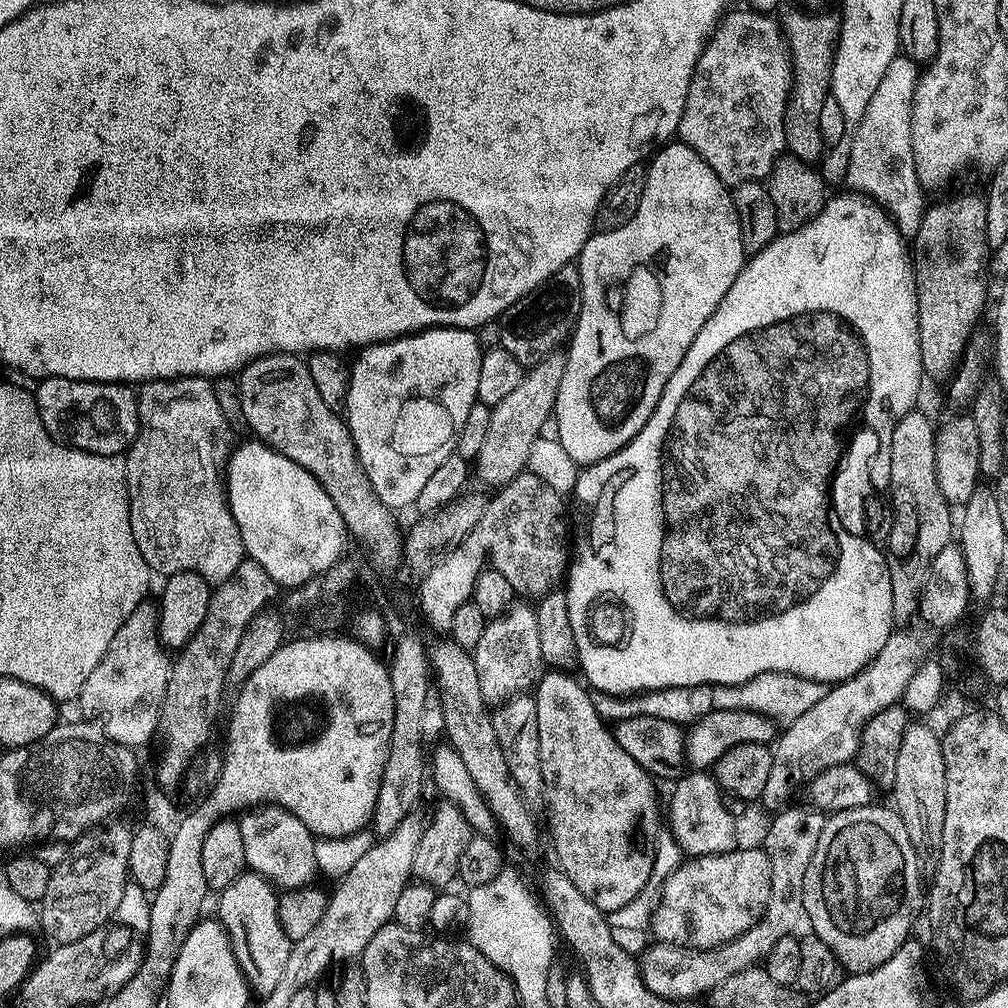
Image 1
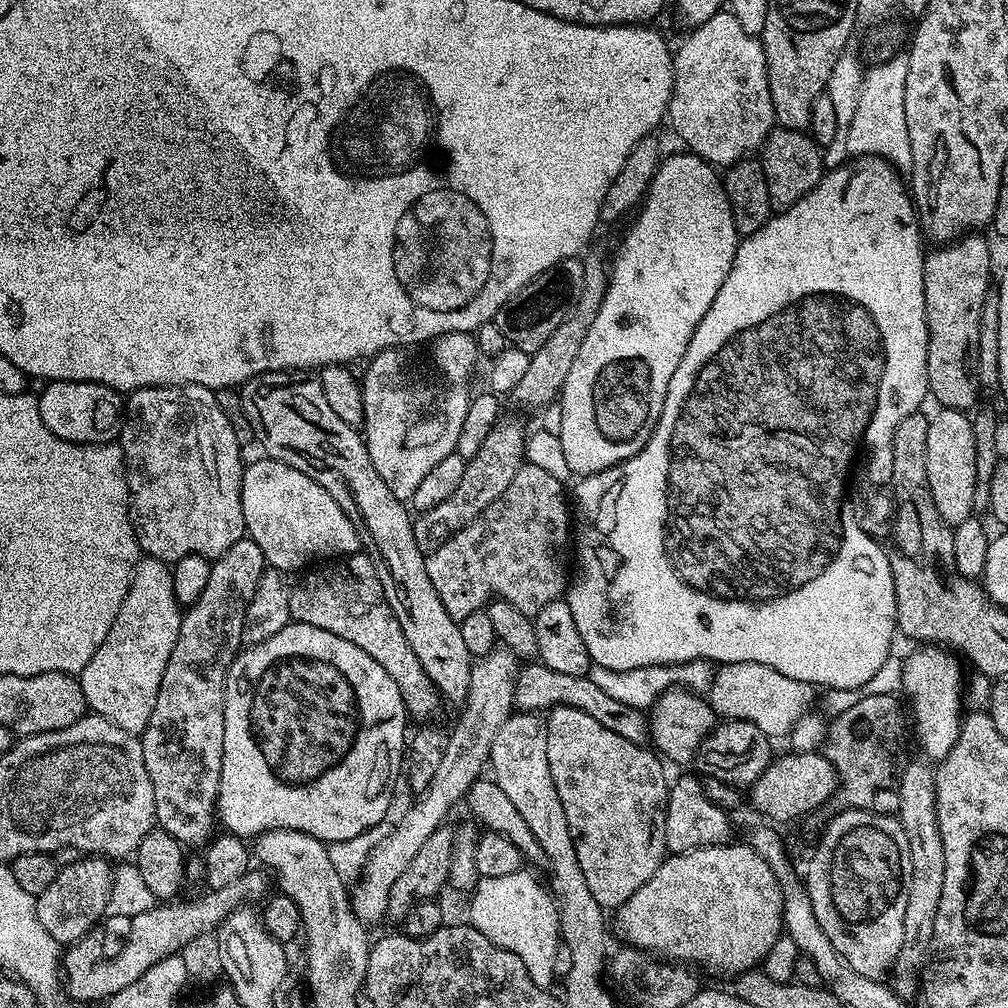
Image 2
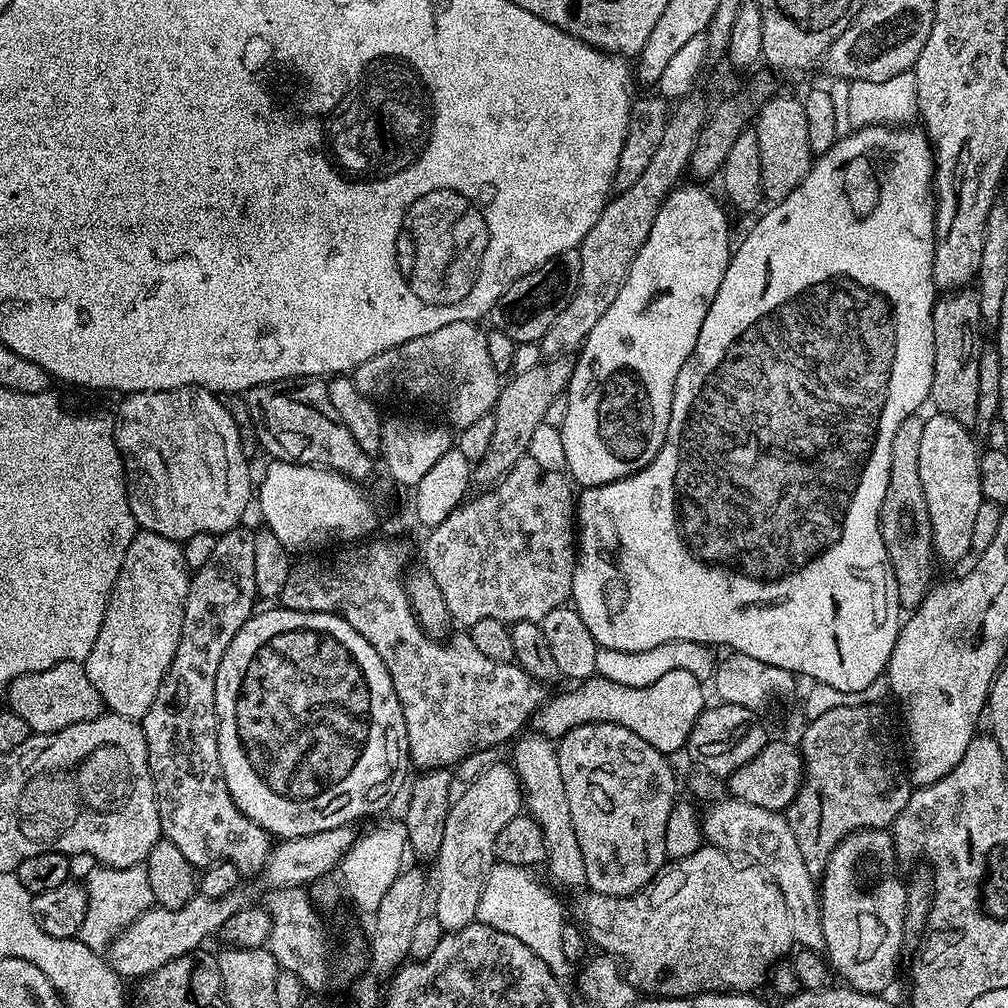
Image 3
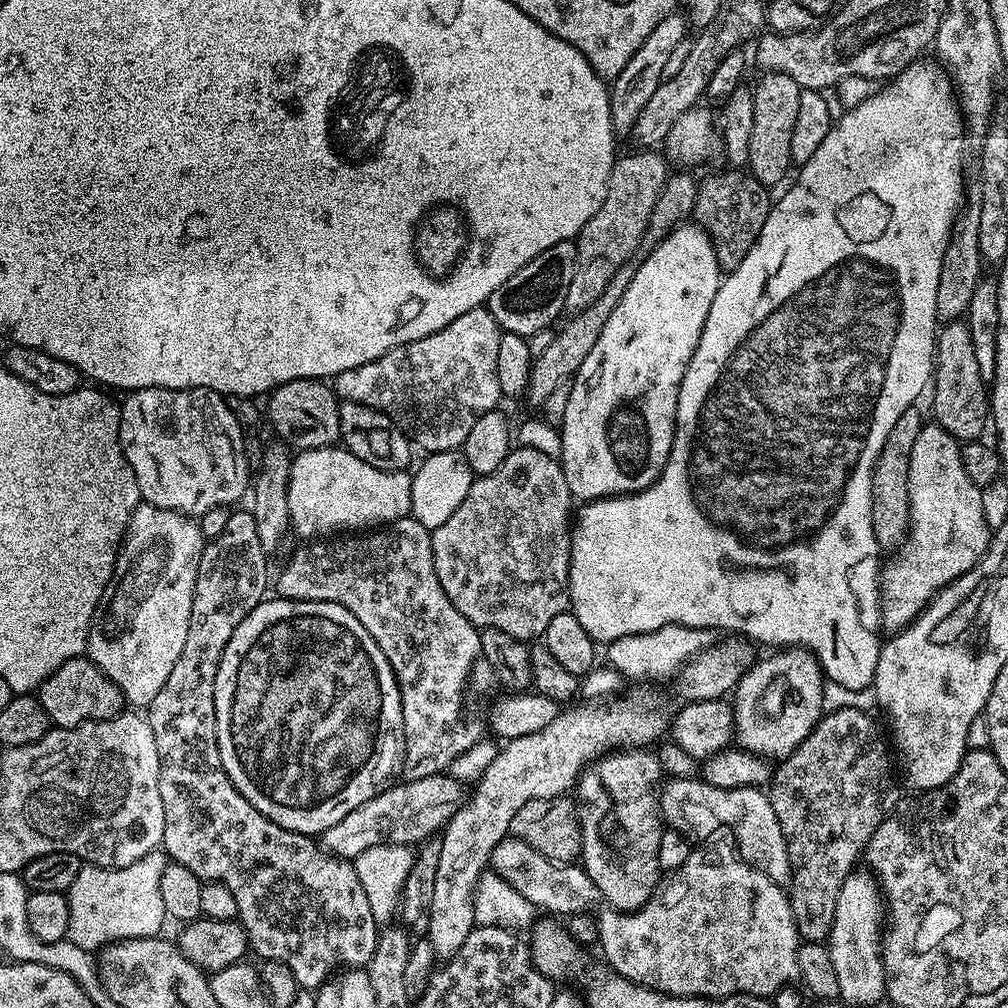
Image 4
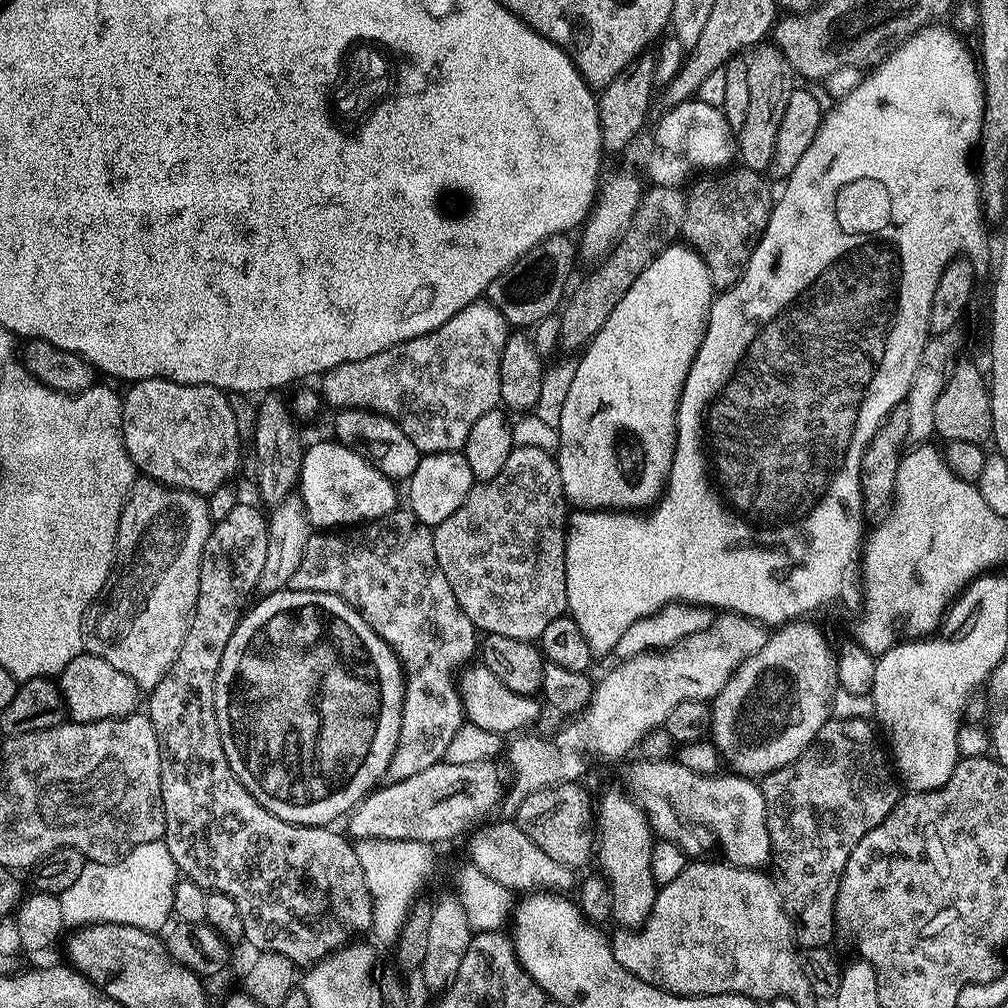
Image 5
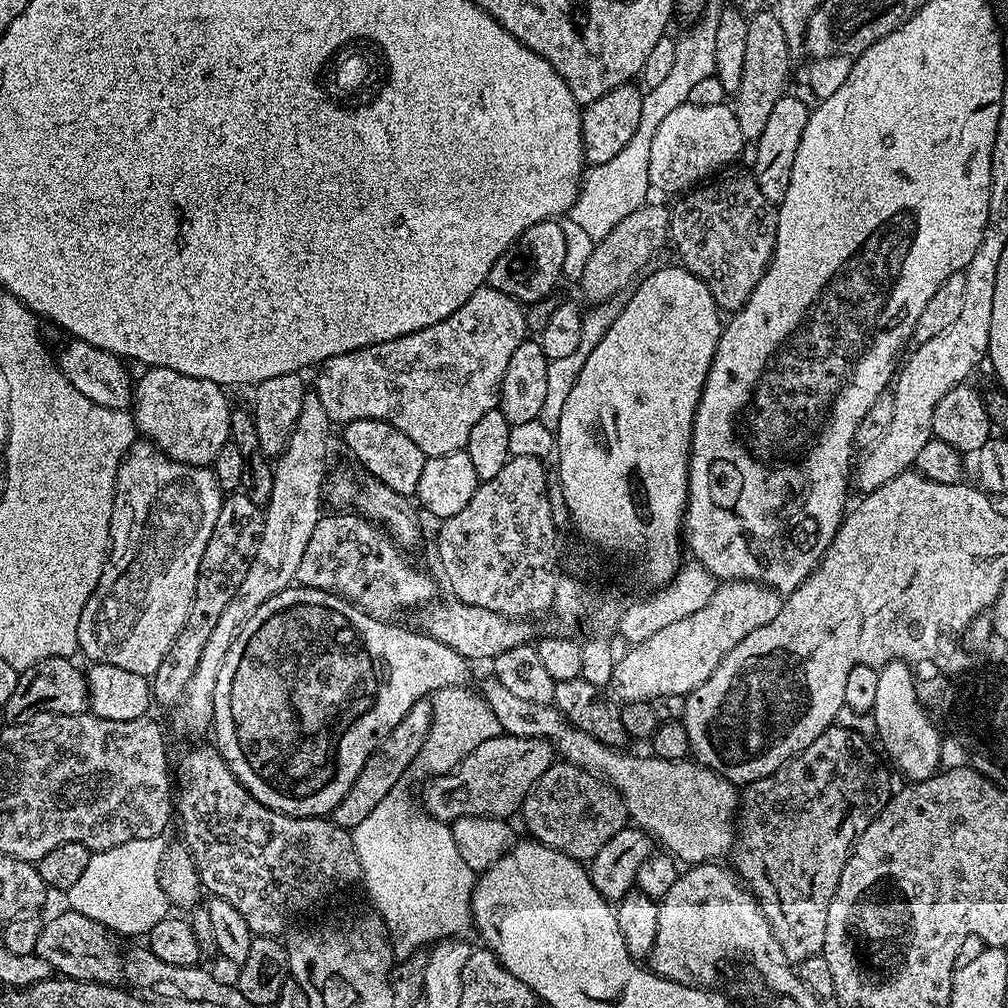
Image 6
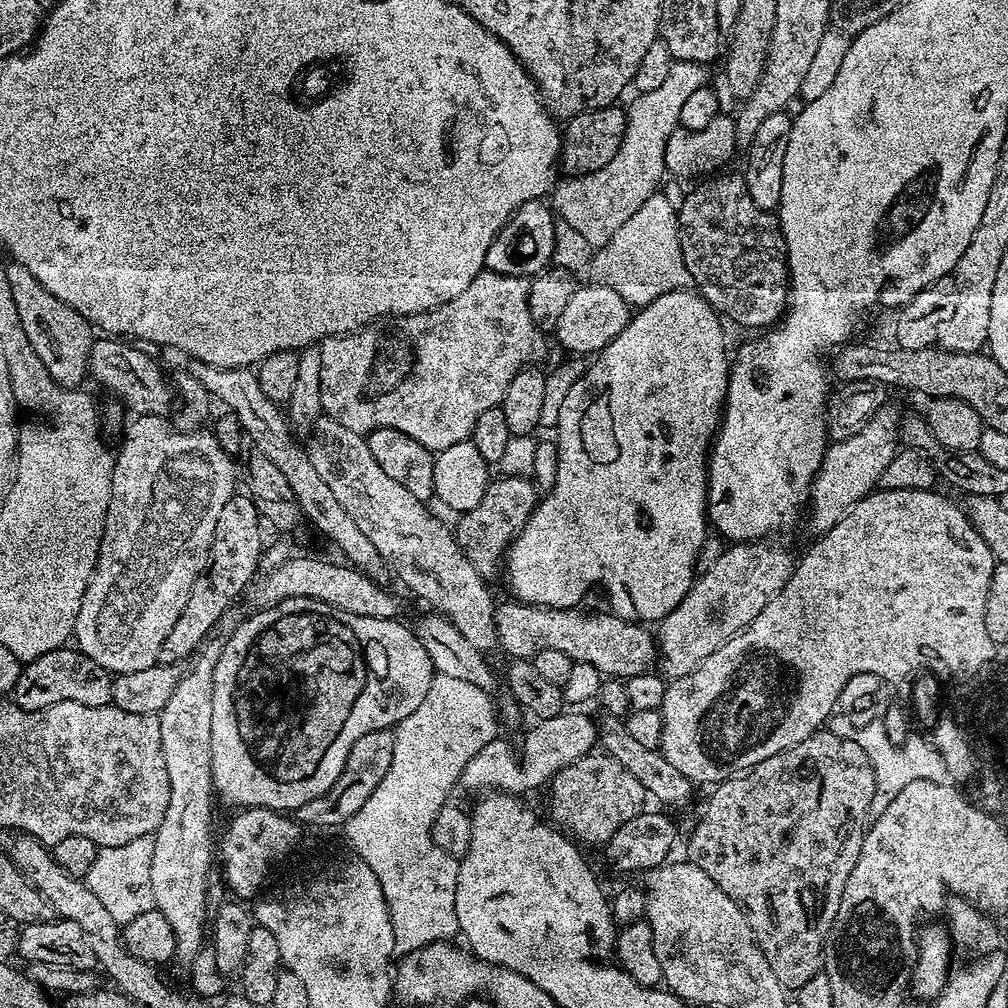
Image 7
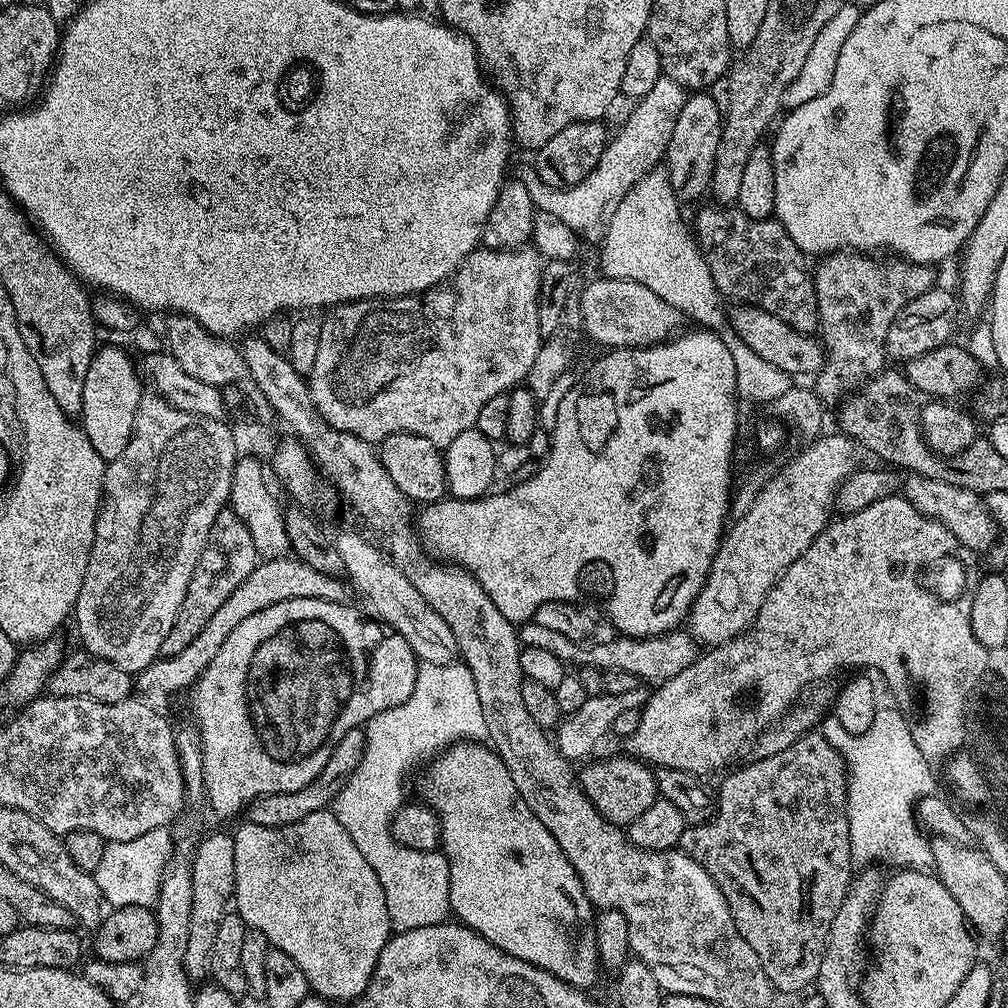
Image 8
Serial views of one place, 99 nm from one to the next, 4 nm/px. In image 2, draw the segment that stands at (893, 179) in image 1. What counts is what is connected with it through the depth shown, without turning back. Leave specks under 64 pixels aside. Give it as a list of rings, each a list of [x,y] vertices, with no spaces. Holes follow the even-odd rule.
[[[906,54],[891,56],[886,62],[872,64],[864,73],[858,107],[850,121],[850,135],[846,138],[849,157],[880,156],[897,170],[912,167],[910,134],[906,130],[906,73],[910,58]]]

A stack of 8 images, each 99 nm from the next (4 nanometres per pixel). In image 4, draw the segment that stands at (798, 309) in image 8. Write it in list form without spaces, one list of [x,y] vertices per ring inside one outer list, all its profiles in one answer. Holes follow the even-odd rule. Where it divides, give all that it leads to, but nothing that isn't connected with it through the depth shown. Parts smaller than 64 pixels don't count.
[[[732,168],[727,171],[701,179],[696,189],[694,220],[711,238],[721,269],[729,272],[739,266],[757,240],[768,217],[772,198],[767,194],[767,187],[749,173]]]

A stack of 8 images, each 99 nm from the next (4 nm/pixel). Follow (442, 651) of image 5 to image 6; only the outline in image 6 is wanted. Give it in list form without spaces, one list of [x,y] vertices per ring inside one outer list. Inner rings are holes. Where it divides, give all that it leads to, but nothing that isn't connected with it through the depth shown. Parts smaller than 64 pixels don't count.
[[[324,514],[318,526],[314,526],[310,542],[306,542],[302,562],[298,562],[295,583],[334,592],[371,616],[392,618],[403,604],[419,606],[429,603],[437,595],[435,582],[400,552],[403,552],[401,545],[381,525],[365,516]],[[427,699],[420,700],[380,743],[380,747],[373,752],[366,766],[362,766],[362,774],[358,774],[354,786],[350,786],[346,798],[342,798],[342,802],[338,802],[336,809],[330,813],[330,818],[337,826],[349,830],[358,826],[358,822],[362,822],[362,818],[366,818],[366,814],[370,814],[370,810],[374,810],[374,806],[378,806],[378,802],[382,802],[382,798],[390,794],[390,790],[398,787],[403,781],[400,779],[403,778],[404,771],[416,764],[416,755],[422,750],[422,742],[428,737],[431,725],[431,703]]]

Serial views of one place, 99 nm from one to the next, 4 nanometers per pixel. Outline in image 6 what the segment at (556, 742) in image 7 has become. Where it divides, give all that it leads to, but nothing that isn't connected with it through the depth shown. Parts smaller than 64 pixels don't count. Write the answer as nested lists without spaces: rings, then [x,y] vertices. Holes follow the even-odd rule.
[[[501,734],[482,742],[478,750],[470,755],[452,769],[451,772],[443,772],[441,776],[431,777],[424,788],[424,800],[422,807],[428,815],[435,820],[451,822],[463,816],[494,816],[497,818],[511,817],[511,812],[521,811],[524,799],[528,797],[528,791],[532,783],[542,774],[546,773],[548,767],[554,763],[554,749],[550,741],[539,740],[538,738],[524,738]]]

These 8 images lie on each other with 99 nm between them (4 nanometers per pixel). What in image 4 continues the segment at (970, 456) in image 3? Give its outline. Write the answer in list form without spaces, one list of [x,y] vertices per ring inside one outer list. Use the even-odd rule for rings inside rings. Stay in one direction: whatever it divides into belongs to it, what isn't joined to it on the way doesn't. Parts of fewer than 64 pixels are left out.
[[[935,422],[925,423],[921,427],[917,440],[914,441],[914,450],[910,450],[910,472],[908,474],[908,489],[910,490],[910,518],[908,519],[908,539],[900,545],[898,554],[884,569],[880,572],[880,604],[884,607],[884,628],[888,634],[901,632],[903,628],[907,628],[925,608],[928,607],[928,601],[933,600],[937,592],[944,588],[947,584],[954,583],[962,574],[966,574],[970,569],[984,557],[988,550],[988,541],[990,539],[990,529],[986,518],[982,514],[982,494],[980,493],[981,485],[974,483],[970,478],[970,474],[964,465],[964,454],[962,451],[961,441],[955,438],[941,426]]]

